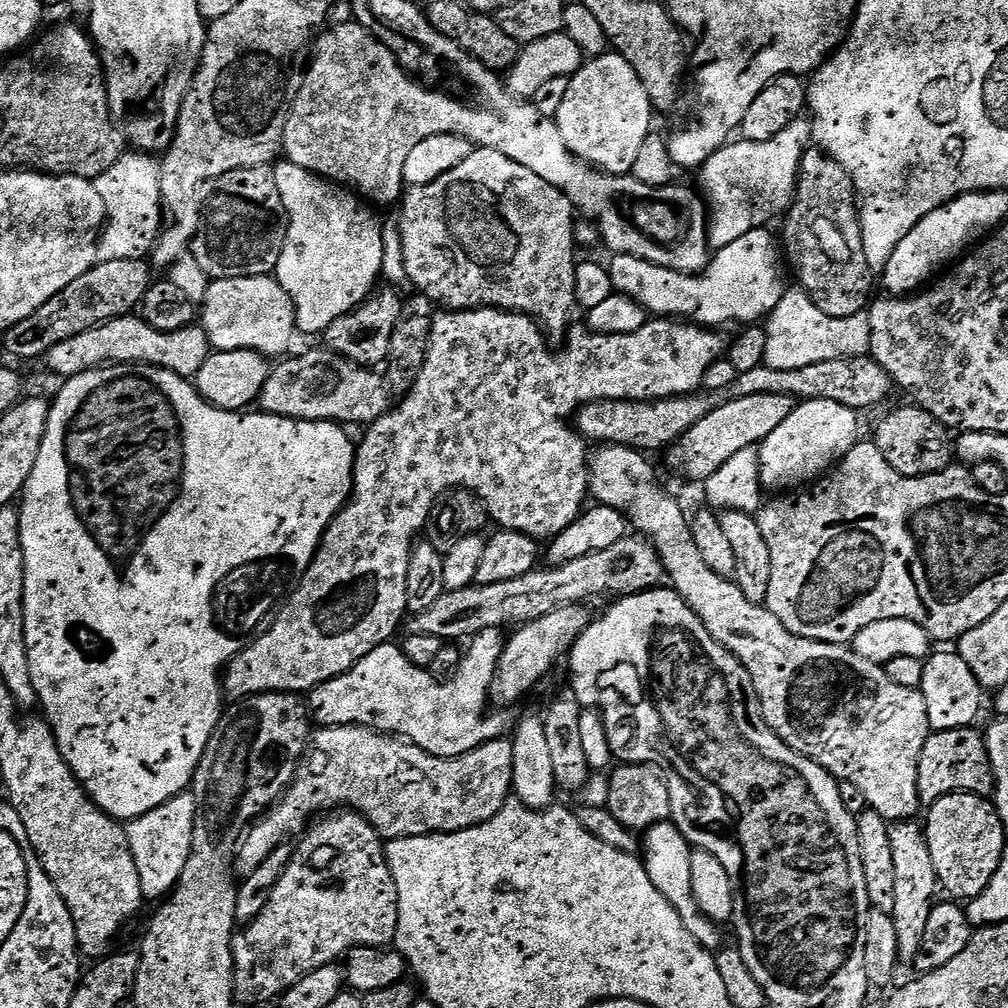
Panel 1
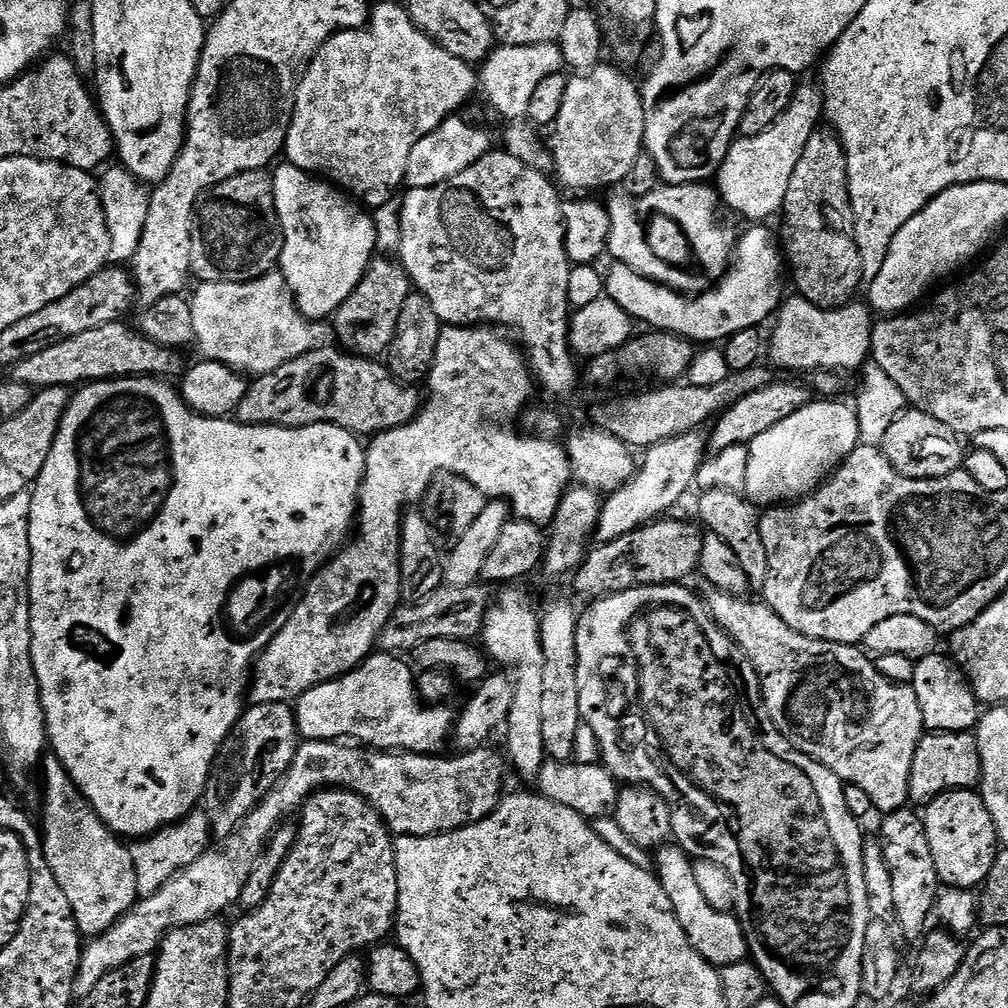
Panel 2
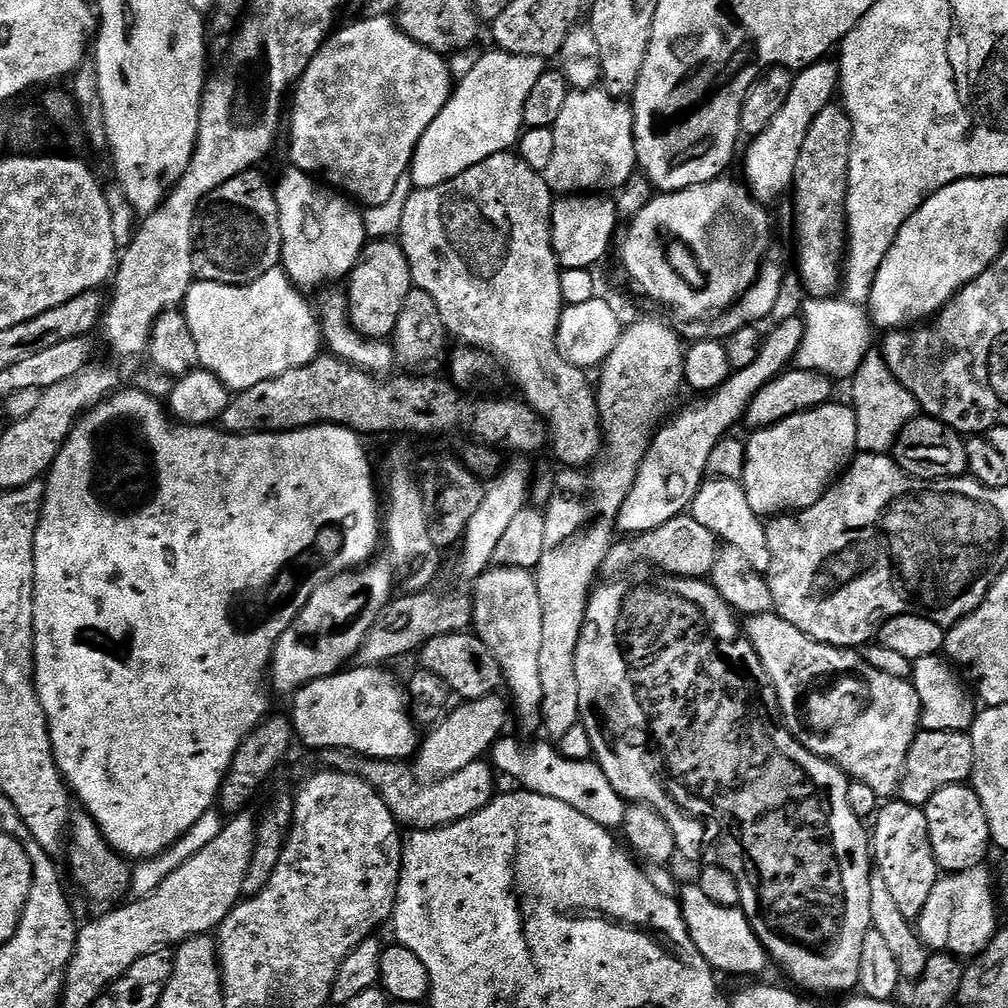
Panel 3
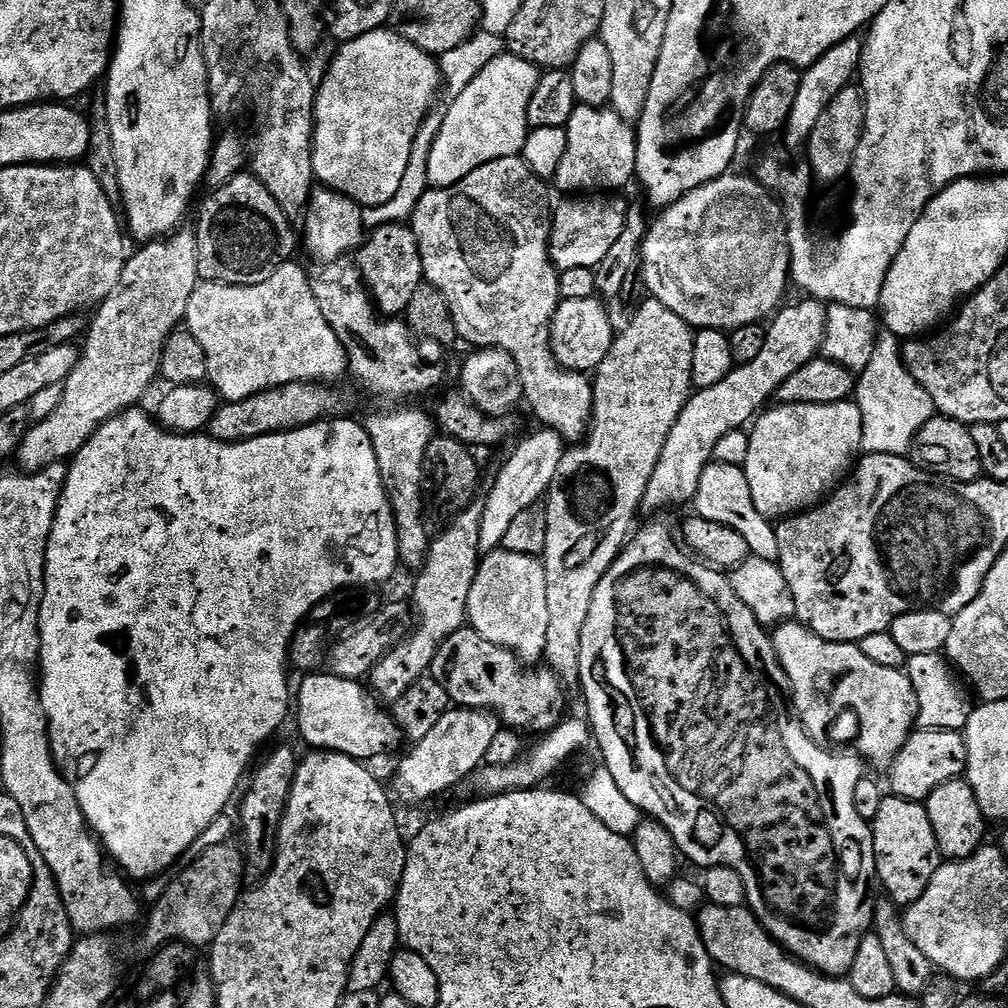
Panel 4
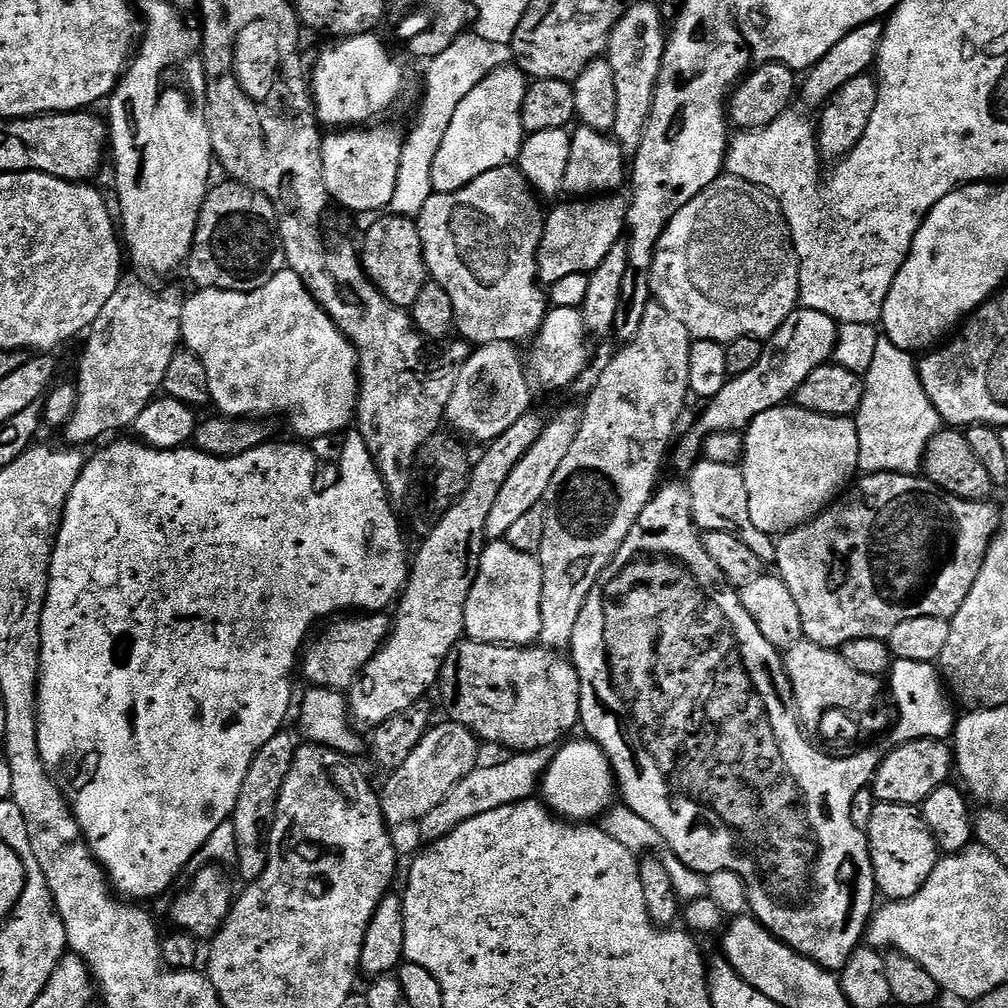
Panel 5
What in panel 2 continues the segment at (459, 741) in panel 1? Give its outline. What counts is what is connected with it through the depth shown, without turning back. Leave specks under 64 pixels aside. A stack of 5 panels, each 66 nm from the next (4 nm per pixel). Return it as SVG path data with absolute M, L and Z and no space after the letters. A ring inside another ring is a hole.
M373 654L344 676L306 690L306 694L302 694L294 704L301 737L304 740L345 740L381 750L439 753L440 747L453 735L454 712L452 716L451 710L445 706L425 706L417 691L413 669L400 660L403 659L396 654Z

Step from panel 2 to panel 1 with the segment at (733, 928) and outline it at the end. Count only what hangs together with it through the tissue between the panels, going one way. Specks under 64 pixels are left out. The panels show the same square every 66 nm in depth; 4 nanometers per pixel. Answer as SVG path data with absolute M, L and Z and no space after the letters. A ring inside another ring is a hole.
M671 822L656 824L655 827L648 829L642 836L642 863L646 874L654 882L654 886L658 886L658 890L666 898L666 902L670 902L670 906L674 906L674 910L678 910L686 930L690 930L693 938L703 948L716 950L722 944L719 932L721 929L700 912L698 902L695 901L694 886L691 880L691 856L693 851L694 849L688 843L688 839Z

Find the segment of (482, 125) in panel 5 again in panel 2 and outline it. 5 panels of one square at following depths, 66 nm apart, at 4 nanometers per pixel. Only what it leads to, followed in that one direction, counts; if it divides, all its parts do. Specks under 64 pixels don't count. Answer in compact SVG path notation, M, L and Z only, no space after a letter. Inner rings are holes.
M559 43L534 46L505 44L497 47L492 55L483 61L478 72L478 88L482 96L484 92L485 98L510 120L508 122L516 122L527 117L528 107L534 98L534 90L538 90L538 86L545 78L557 75L564 67L564 55L560 53ZM459 115L448 117L440 127L426 134L426 138L422 138L418 146L414 146L414 150L410 150L410 159L406 161L406 174L402 178L408 188L438 186L462 174L462 170L466 170L493 151L492 136L486 129L460 119Z

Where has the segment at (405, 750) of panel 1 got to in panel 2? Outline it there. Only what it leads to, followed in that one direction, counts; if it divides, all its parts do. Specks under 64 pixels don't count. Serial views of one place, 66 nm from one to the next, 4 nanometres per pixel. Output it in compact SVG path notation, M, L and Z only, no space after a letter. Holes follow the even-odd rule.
M304 740L284 777L257 808L250 810L235 832L209 847L198 862L186 866L153 896L143 897L114 926L83 945L76 971L75 995L90 994L110 970L118 970L134 958L153 955L173 928L219 917L224 914L220 912L226 911L232 903L235 905L272 835L303 809L313 792L329 786L357 792L380 811L388 831L396 836L438 836L485 820L499 806L506 792L505 757L500 757L492 746L473 748L460 755L464 756L443 760L440 754L381 750L339 740Z

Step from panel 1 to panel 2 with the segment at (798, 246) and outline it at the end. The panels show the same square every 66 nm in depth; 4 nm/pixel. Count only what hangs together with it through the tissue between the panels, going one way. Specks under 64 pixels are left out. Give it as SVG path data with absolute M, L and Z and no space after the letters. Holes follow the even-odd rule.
M817 130L812 133L806 142L806 150L802 150L798 158L798 166L794 166L794 175L790 177L790 190L786 190L782 209L782 251L791 279L792 276L796 279L795 291L814 306L831 310L853 303L855 296L852 295L860 288L866 261L861 256L856 241L856 215L852 212L852 192L848 188L848 159L840 137L835 131L827 131Z

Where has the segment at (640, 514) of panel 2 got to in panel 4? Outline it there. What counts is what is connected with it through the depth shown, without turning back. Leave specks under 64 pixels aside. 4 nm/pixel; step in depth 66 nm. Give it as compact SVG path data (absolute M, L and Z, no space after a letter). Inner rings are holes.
M804 298L801 304L790 304L781 307L771 317L772 329L767 329L766 346L762 346L754 362L733 367L732 372L718 382L718 386L693 391L689 396L682 414L678 414L678 422L666 438L666 446L662 446L662 456L658 458L650 478L650 486L646 486L642 505L644 514L654 514L663 508L676 508L687 500L688 503L695 501L698 482L708 469L714 446L718 446L718 442L732 432L741 431L745 427L743 424L747 425L769 403L767 400L775 397L776 391L792 374L798 374L802 366L821 355L824 347L825 305L811 298Z

